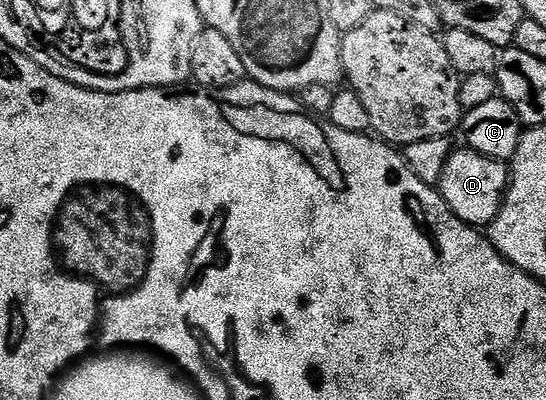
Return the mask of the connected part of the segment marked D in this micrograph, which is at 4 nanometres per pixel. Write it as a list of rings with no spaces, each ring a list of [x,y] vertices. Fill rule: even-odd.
[[[461,147],[449,157],[442,171],[438,193],[443,204],[448,206],[448,212],[457,221],[473,227],[488,227],[502,207],[509,180],[510,169],[505,162],[494,161],[489,157],[478,155],[473,149]]]

